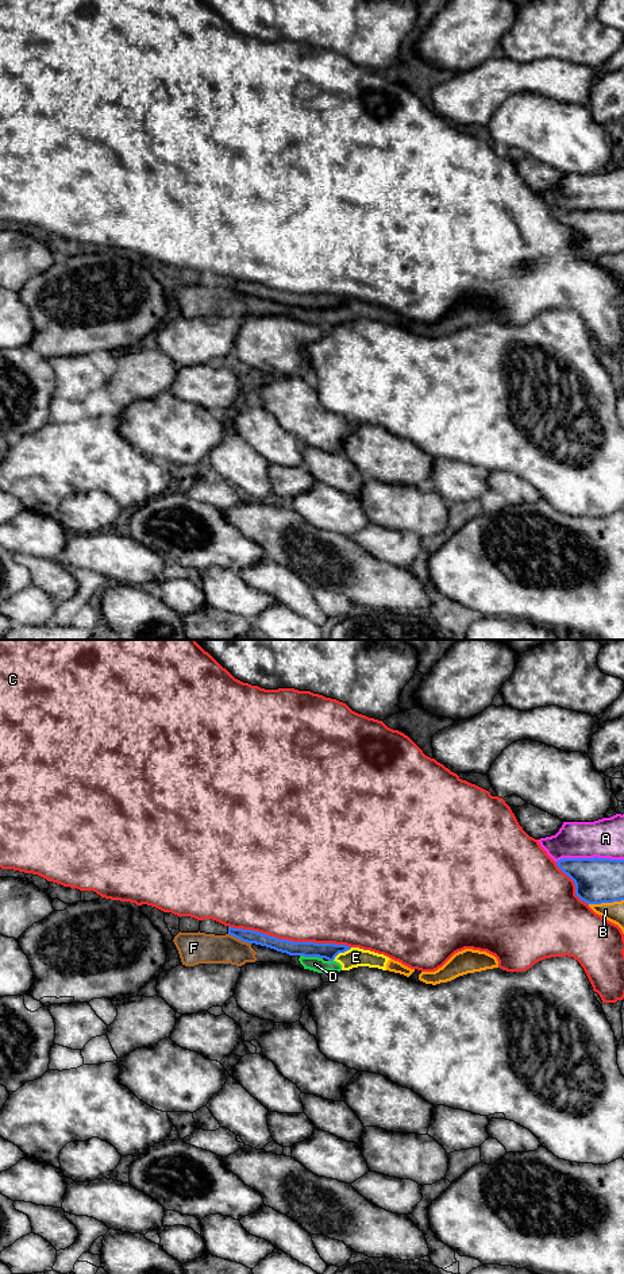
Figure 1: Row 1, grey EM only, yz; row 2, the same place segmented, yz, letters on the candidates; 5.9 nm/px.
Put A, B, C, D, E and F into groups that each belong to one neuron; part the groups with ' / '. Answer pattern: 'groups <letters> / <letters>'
groups A / B D E F / C

